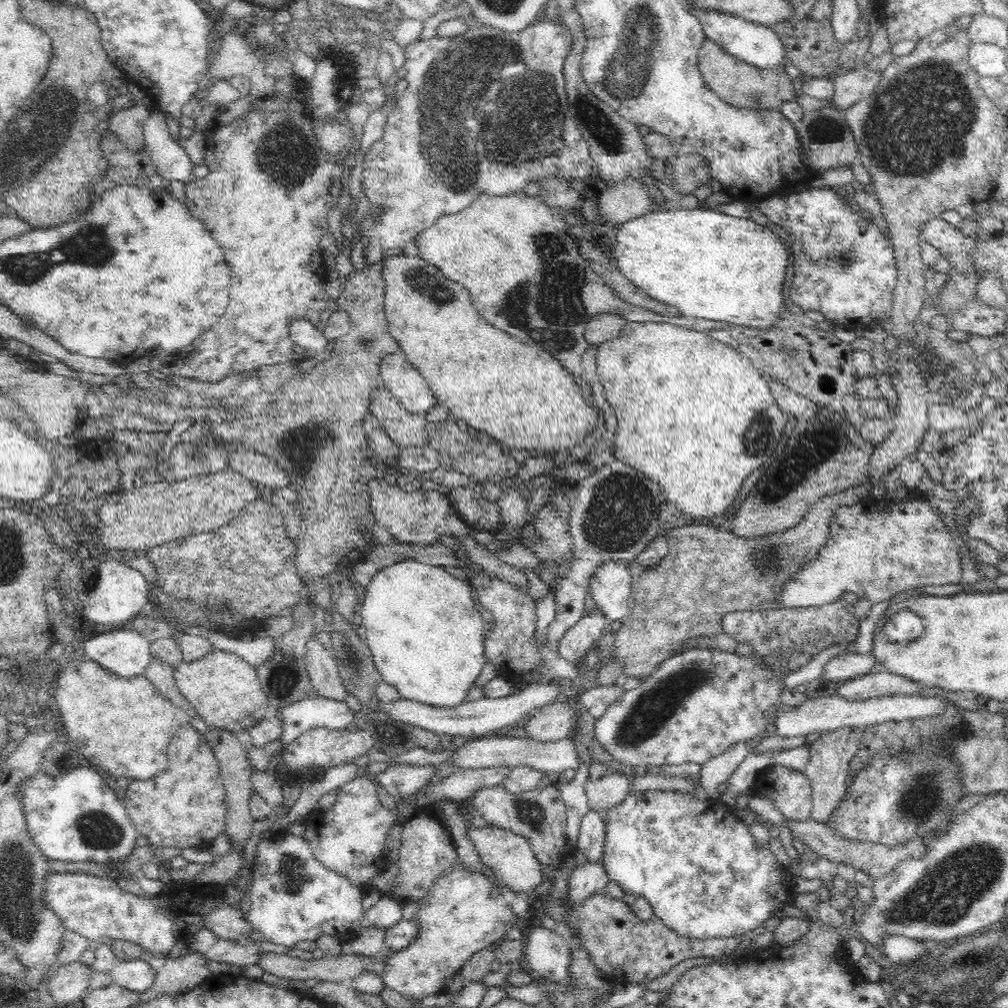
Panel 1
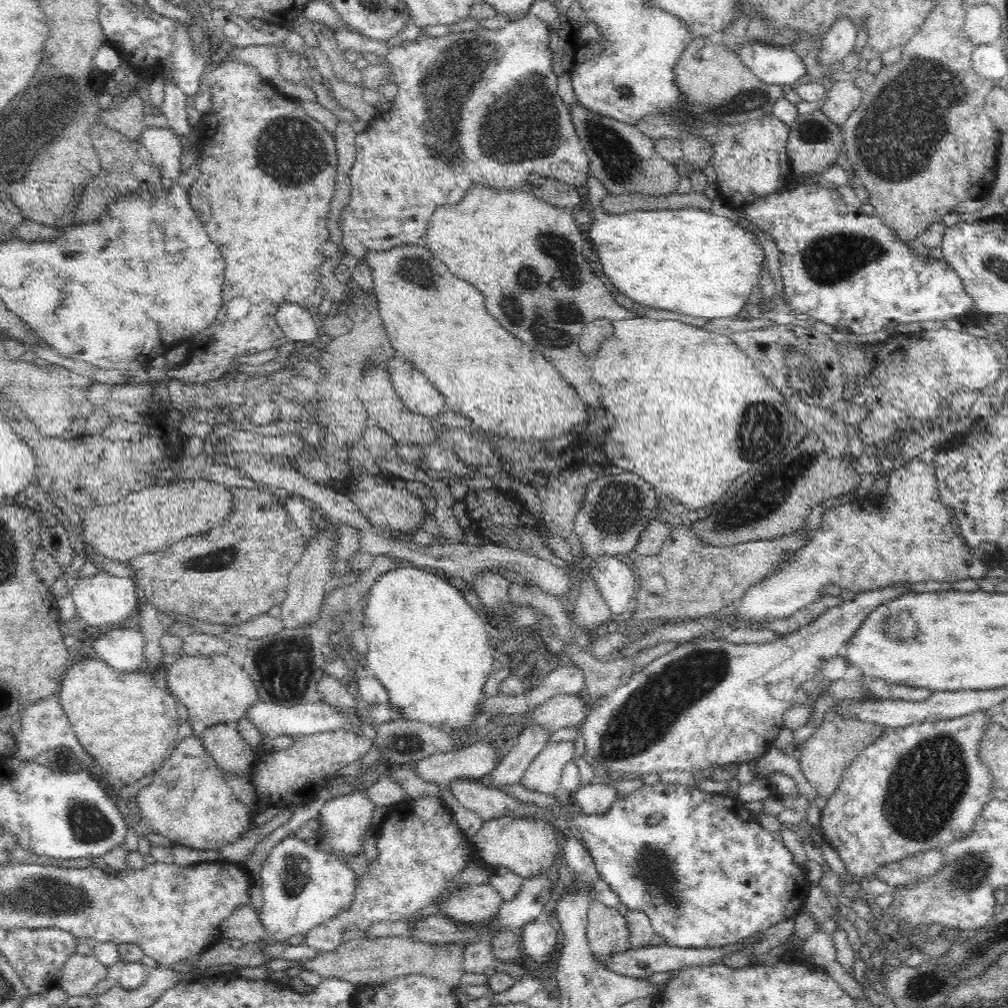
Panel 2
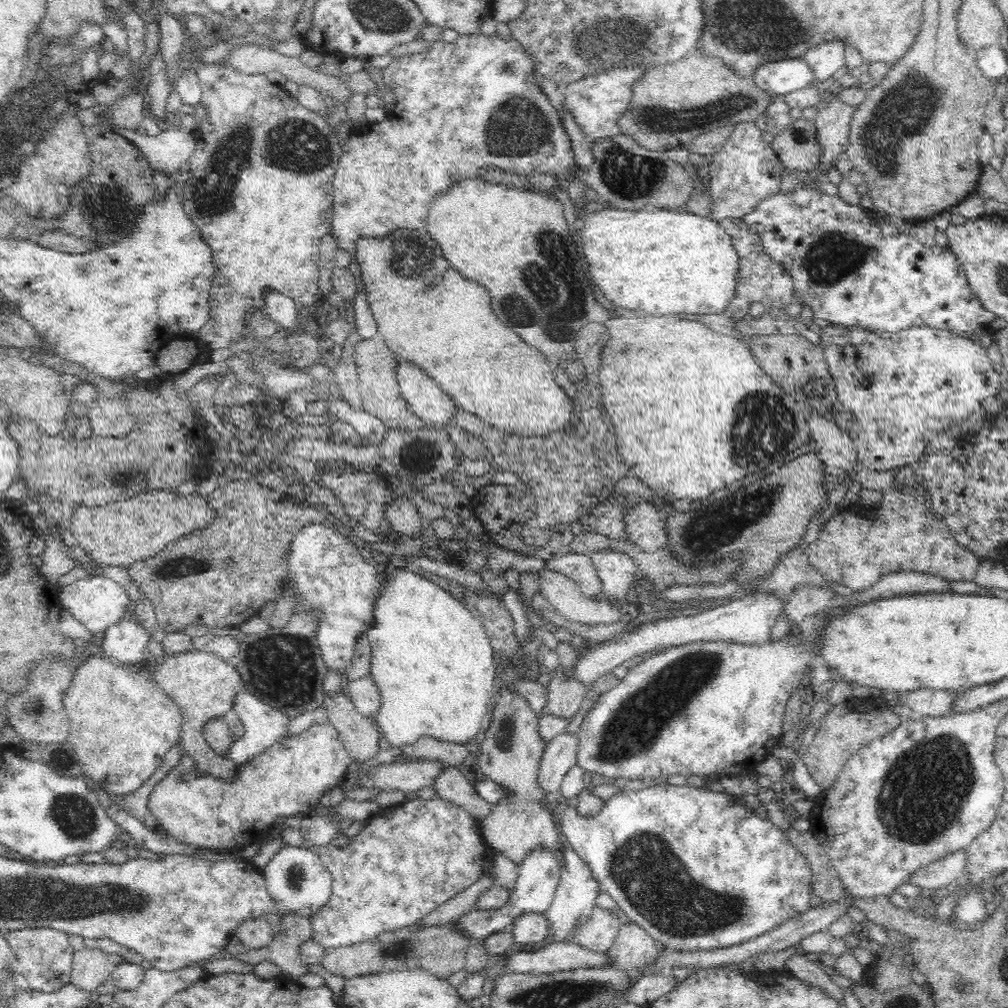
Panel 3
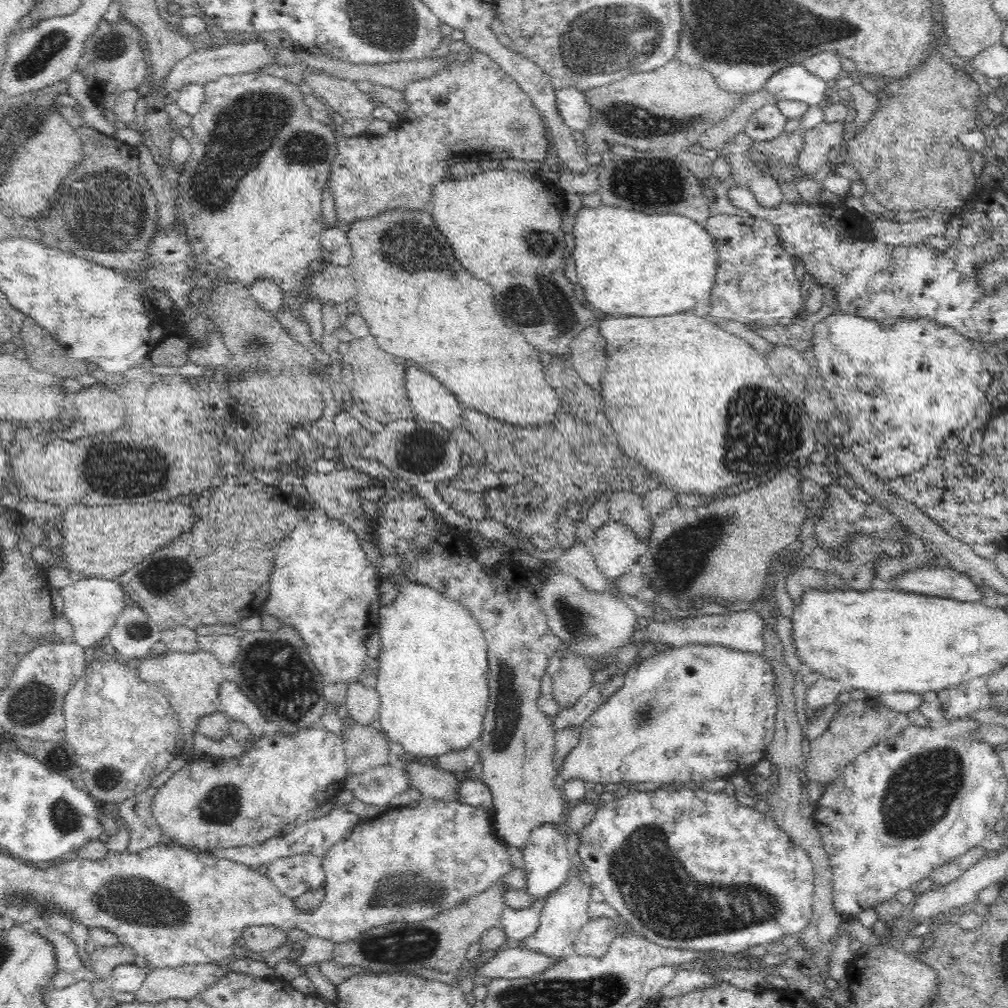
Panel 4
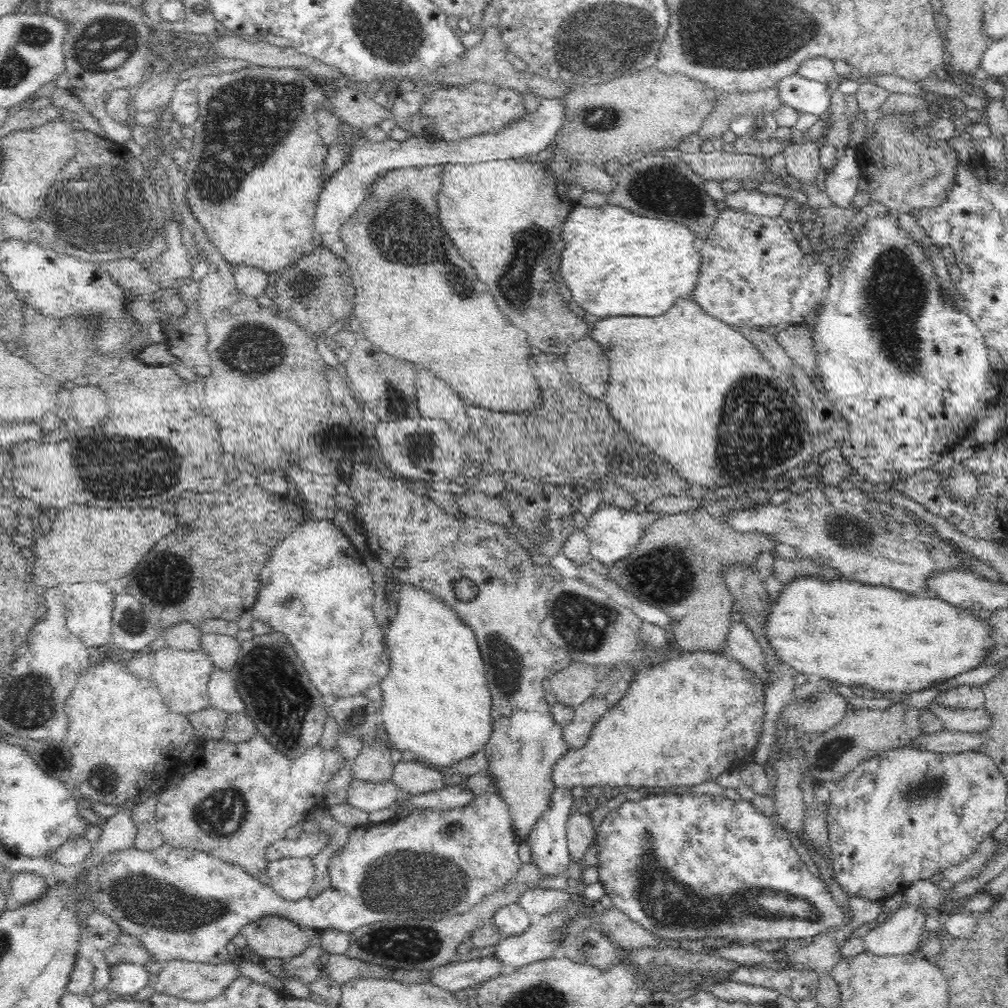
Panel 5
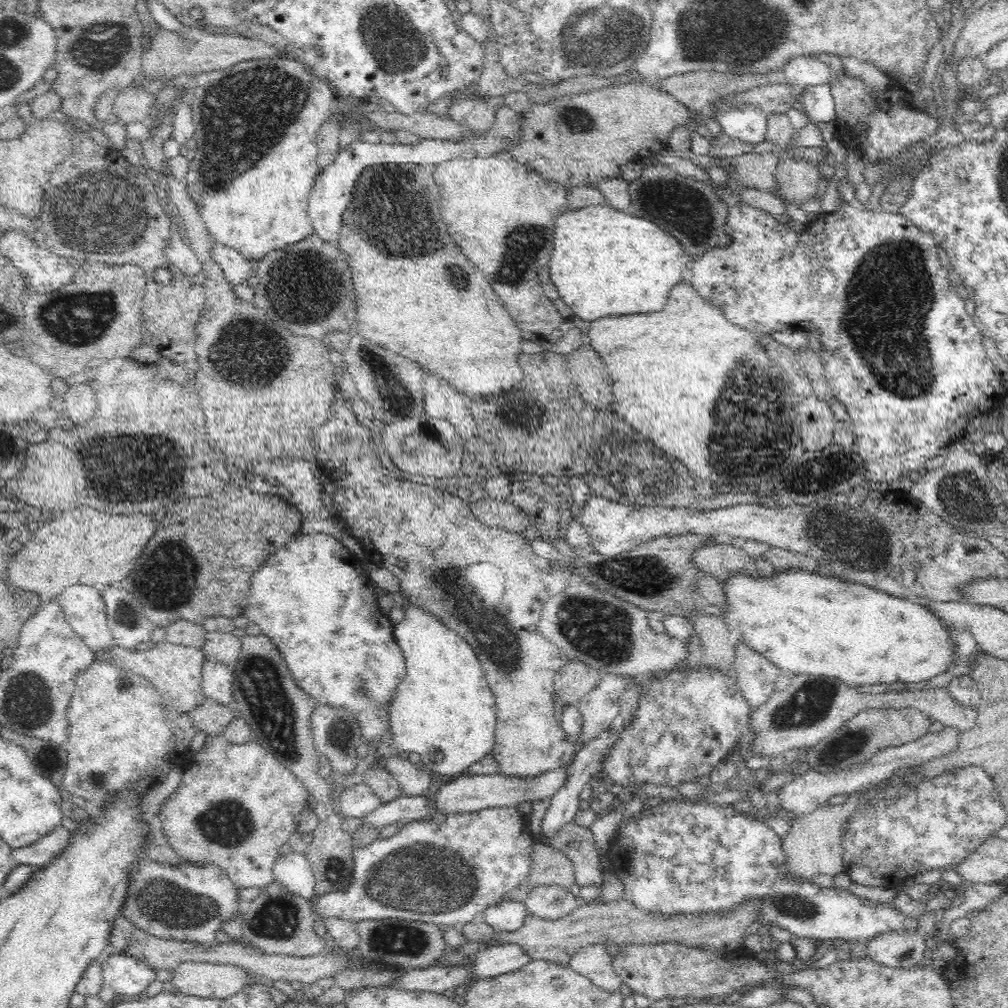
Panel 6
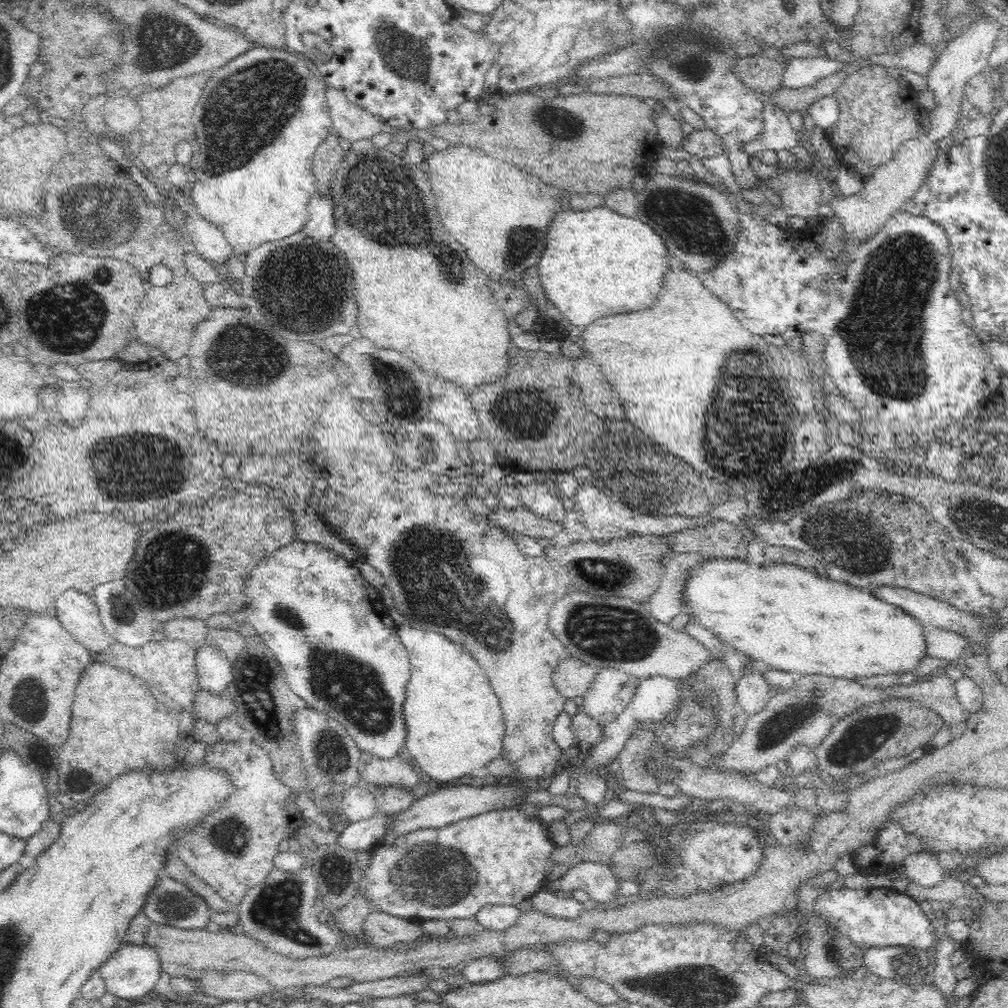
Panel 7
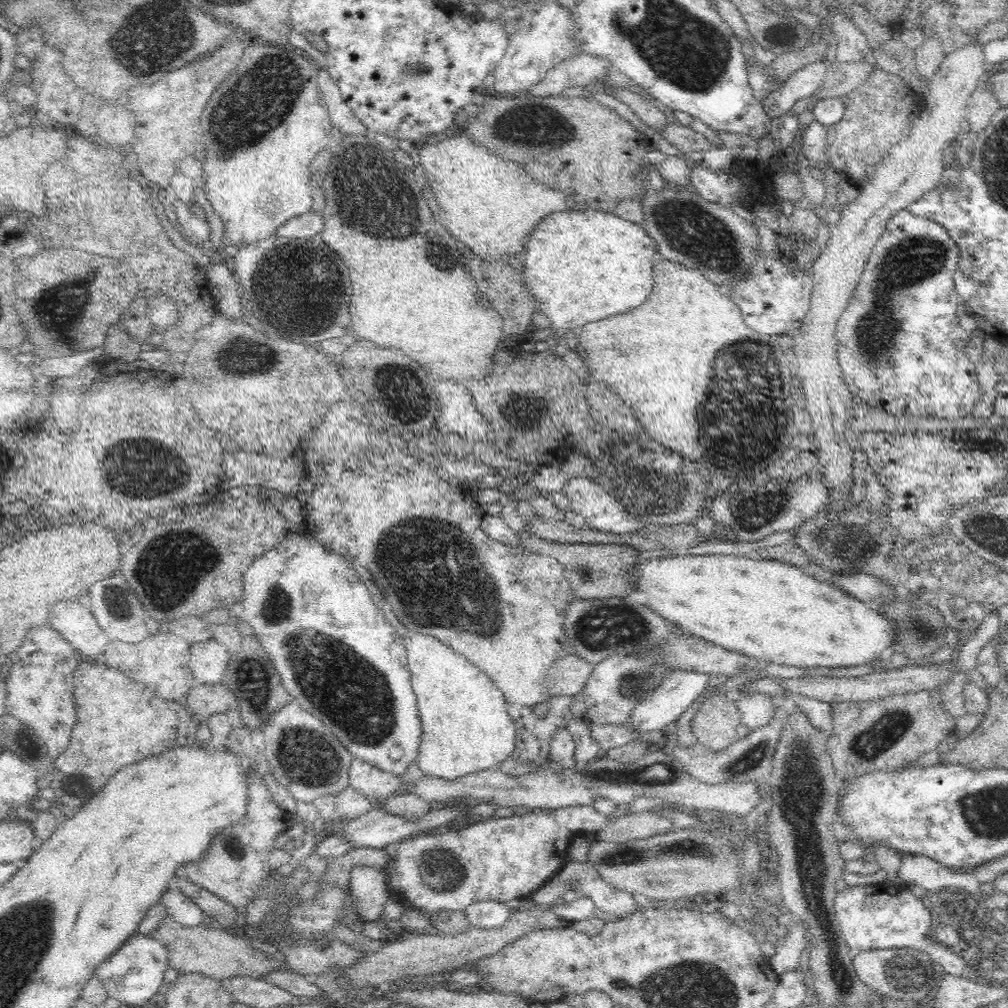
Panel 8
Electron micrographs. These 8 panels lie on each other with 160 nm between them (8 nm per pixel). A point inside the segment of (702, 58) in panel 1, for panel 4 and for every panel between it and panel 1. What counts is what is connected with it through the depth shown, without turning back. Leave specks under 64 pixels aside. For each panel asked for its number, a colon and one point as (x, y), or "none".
2: (715, 86)
3: (671, 104)
4: (668, 109)

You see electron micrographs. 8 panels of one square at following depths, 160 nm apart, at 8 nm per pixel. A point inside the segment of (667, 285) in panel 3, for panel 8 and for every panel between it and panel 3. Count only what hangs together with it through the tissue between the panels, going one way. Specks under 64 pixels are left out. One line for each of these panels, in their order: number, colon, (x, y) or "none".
4: (627, 263)
5: (613, 261)
6: (605, 262)
7: (597, 263)
8: (582, 266)

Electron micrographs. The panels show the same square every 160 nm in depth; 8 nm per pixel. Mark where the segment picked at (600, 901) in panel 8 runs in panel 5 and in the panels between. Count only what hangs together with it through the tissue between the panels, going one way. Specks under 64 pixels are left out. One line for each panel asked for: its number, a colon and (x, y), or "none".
5: (580, 830)
6: (578, 843)
7: (597, 880)

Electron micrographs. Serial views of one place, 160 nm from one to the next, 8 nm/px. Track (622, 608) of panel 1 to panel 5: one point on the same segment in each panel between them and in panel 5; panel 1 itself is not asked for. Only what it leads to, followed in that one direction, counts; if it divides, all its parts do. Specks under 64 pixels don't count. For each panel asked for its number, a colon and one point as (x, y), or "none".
2: (615, 578)
3: (616, 570)
4: (614, 549)
5: (613, 533)

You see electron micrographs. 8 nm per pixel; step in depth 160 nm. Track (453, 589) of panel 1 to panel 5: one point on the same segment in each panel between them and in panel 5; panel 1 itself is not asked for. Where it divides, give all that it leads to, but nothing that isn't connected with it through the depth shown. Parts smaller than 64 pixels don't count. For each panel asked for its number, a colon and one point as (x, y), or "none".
2: (427, 646)
3: (432, 661)
4: (432, 678)
5: (436, 703)

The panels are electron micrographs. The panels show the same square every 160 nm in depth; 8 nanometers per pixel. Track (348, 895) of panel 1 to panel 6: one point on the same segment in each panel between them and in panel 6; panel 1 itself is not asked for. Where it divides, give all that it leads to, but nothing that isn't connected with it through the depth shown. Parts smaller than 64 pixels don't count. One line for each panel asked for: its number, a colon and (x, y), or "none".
2: (302, 886)
3: (298, 882)
4: (293, 876)
5: (292, 878)
6: (293, 870)

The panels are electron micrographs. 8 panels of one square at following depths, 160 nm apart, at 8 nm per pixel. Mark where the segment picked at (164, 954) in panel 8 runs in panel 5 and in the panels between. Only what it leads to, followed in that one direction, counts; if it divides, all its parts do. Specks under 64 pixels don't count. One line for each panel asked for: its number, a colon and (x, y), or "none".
5: (125, 978)
6: (126, 975)
7: (131, 973)

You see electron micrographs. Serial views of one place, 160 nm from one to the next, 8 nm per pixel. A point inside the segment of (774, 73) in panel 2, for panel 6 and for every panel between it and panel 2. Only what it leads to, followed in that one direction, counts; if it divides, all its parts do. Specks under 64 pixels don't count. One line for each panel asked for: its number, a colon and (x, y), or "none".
3: (781, 77)
4: (794, 82)
5: (807, 96)
6: (818, 101)

